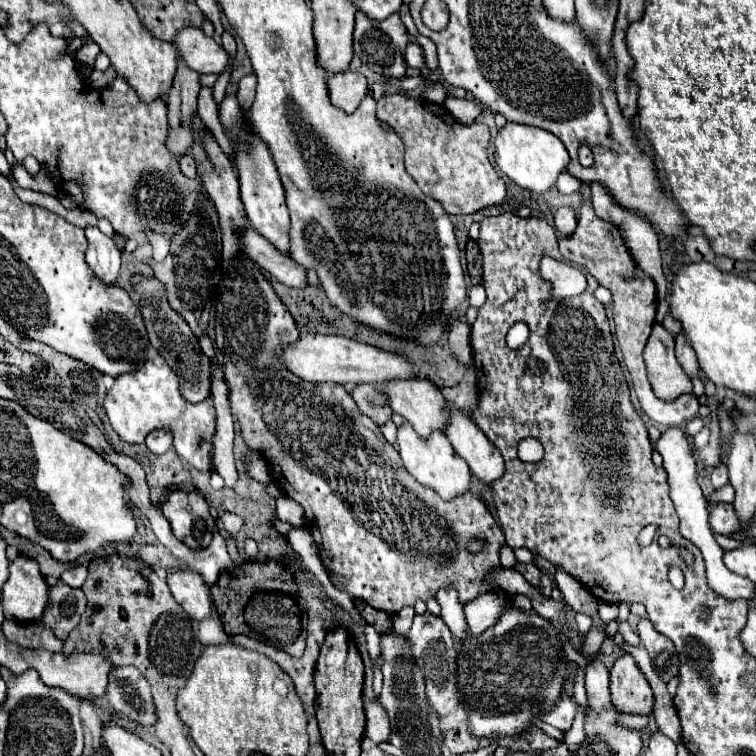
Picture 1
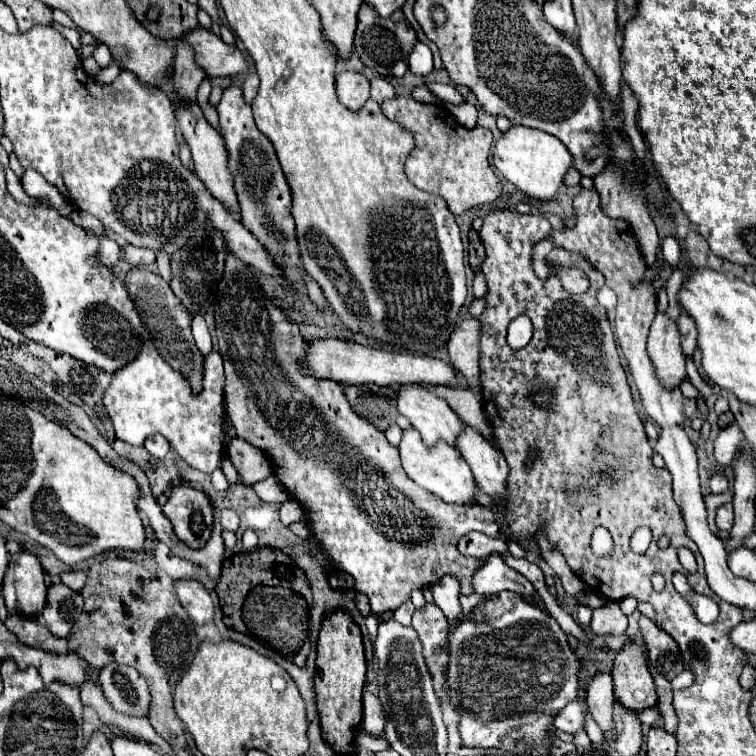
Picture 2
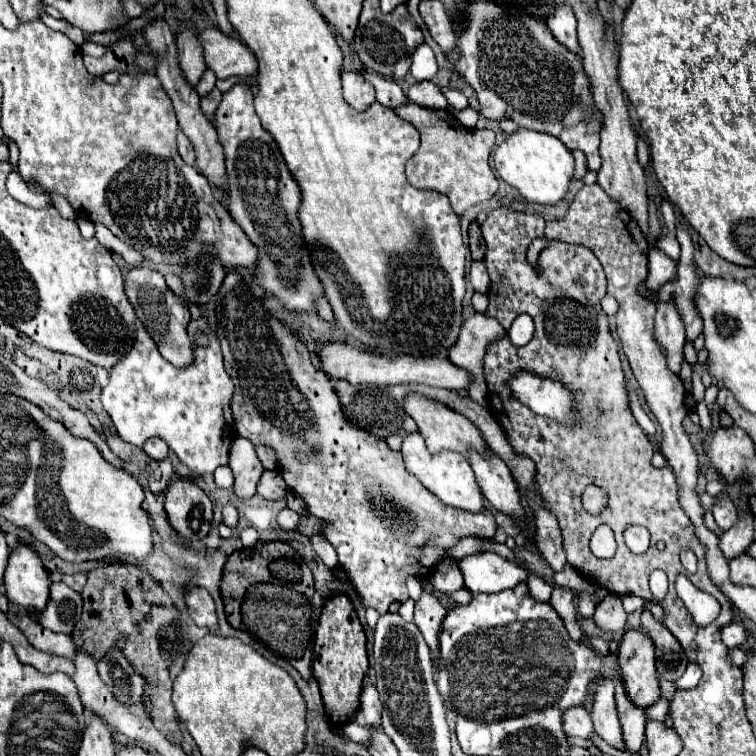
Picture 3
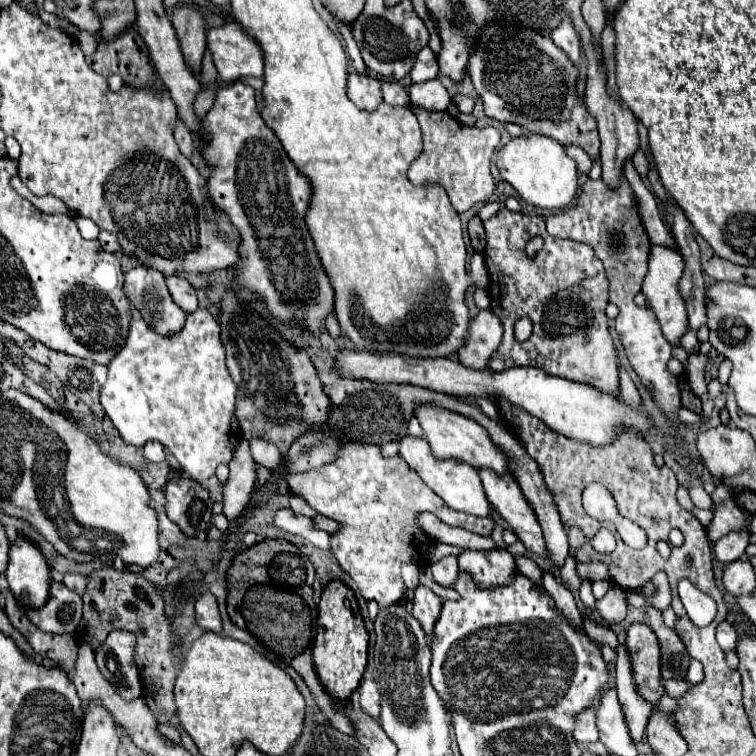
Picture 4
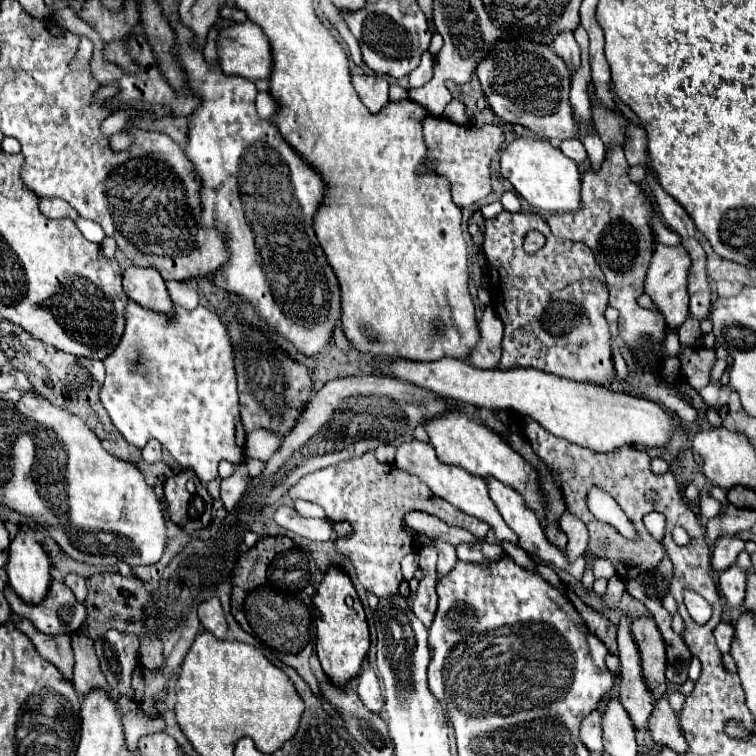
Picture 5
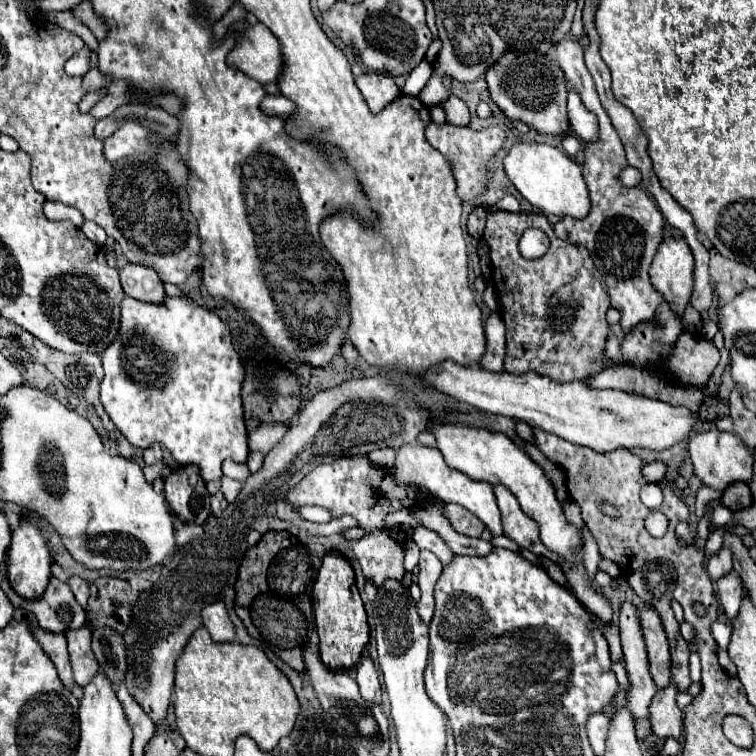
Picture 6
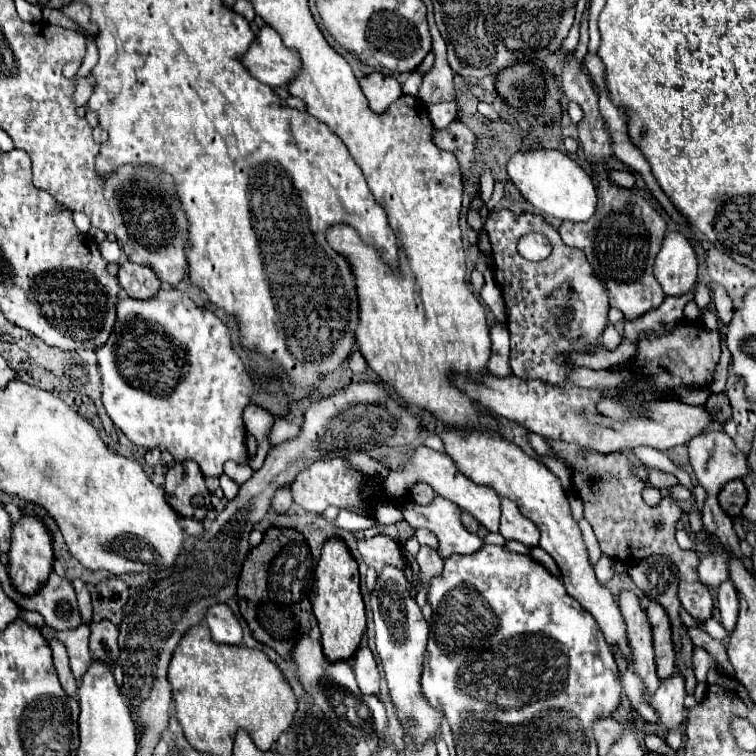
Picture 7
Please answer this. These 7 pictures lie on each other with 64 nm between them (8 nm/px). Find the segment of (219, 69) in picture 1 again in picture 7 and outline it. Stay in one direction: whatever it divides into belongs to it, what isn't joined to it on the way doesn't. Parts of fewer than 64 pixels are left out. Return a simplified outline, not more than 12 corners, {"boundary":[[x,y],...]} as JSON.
{"boundary":[[270,26],[260,28],[242,62],[272,88],[302,72],[300,54]]}

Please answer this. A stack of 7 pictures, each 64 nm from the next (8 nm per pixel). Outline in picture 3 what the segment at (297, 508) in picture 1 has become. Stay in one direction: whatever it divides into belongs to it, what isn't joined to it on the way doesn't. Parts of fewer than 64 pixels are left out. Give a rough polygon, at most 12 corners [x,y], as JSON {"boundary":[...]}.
{"boundary":[[290,508],[280,510],[278,524],[284,530],[296,530],[300,516]]}

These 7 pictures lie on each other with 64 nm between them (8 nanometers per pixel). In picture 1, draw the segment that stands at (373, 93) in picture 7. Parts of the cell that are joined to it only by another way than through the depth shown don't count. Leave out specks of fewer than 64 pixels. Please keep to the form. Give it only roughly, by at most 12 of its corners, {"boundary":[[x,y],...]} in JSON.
{"boundary":[[328,74],[332,104],[350,114],[368,94],[364,74]]}

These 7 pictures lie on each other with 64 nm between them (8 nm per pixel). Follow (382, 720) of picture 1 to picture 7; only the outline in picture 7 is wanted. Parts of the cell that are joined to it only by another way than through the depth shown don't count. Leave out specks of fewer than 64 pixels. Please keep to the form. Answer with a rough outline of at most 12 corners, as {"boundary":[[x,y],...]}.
{"boundary":[[366,642],[352,658],[360,690],[378,694],[380,674]]}

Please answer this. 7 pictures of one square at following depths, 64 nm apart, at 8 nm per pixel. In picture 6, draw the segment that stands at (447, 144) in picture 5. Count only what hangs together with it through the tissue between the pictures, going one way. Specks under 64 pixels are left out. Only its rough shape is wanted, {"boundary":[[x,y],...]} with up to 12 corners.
{"boundary":[[430,124],[460,200],[486,190],[486,162],[504,144],[498,126]]}

